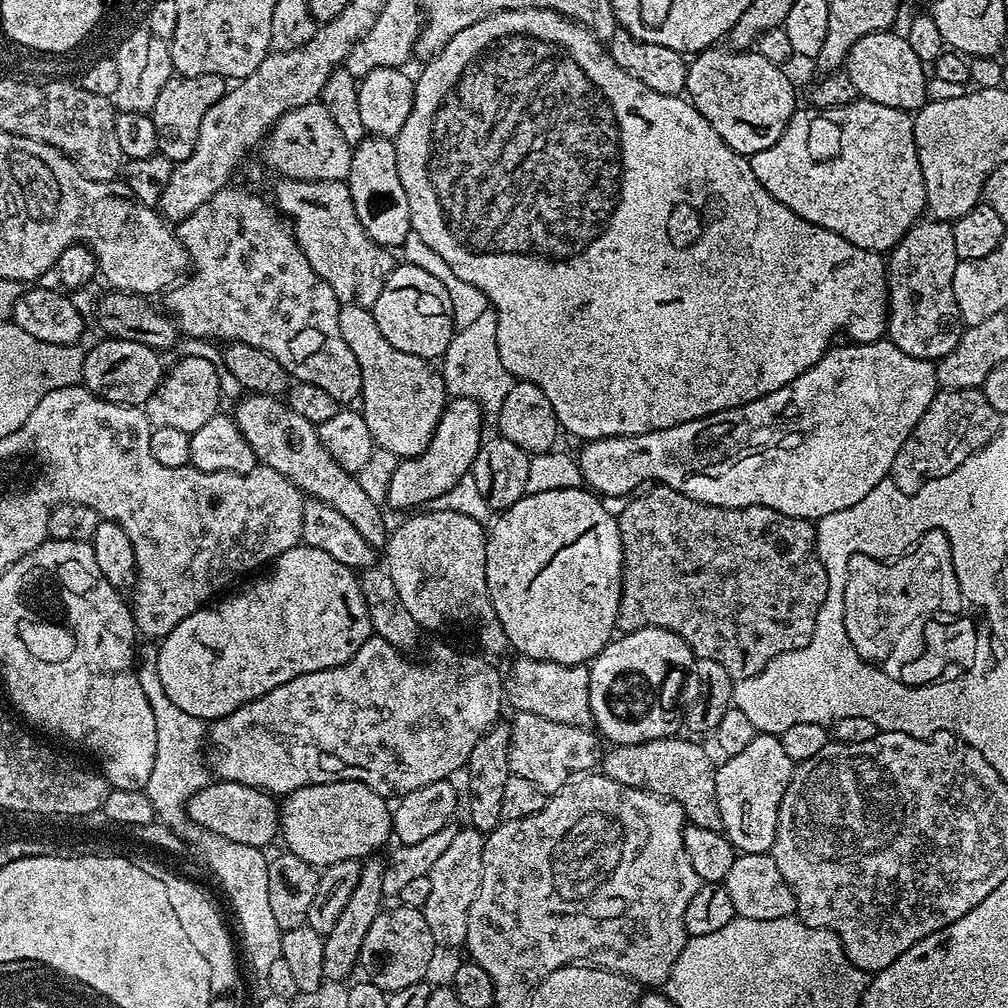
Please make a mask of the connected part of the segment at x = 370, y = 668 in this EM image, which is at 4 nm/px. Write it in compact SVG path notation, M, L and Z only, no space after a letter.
M372 635L372 637L363 644L358 650L358 654L354 654L354 658L347 660L342 666L334 666L333 668L327 668L326 670L318 670L317 672L311 672L310 674L302 674L298 678L290 678L290 682L282 682L282 686L274 686L274 690L270 690L266 695L259 696L257 700L251 700L242 705L238 710L234 710L229 716L222 717L221 720L211 721L210 727L207 729L206 736L210 741L210 752L216 755L216 768L214 764L214 772L221 780L233 780L238 782L242 786L254 786L255 788L263 788L266 792L271 792L273 796L277 798L283 798L288 795L289 792L298 790L302 786L314 786L315 784L329 784L330 782L342 782L343 780L357 780L362 782L366 786L370 786L370 790L374 790L380 796L385 798L399 798L410 794L410 790L418 790L418 786L430 786L430 782L438 782L439 780L446 780L455 777L455 772L465 767L470 758L470 750L474 750L474 746L478 742L478 738L482 738L488 733L489 728L493 724L497 723L501 719L500 707L505 707L506 701L504 699L504 682L502 679L501 669L496 669L491 659L487 655L479 654L475 656L472 652L451 652L448 648L436 648L432 652L432 657L429 658L428 664L420 665L415 664L411 659L411 655L405 654L400 651L399 648L390 646L390 642L386 642L378 635Z

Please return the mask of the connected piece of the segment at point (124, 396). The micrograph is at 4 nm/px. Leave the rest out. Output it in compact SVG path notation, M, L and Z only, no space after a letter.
M104 338L101 344L85 351L83 387L91 390L99 400L143 406L164 379L166 368L165 365L160 365L160 356L161 353L157 349L142 342Z

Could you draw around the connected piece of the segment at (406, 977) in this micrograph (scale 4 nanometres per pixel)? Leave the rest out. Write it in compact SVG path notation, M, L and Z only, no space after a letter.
M395 907L381 911L380 916L374 918L374 926L370 926L370 934L366 934L362 942L359 962L359 967L368 971L367 979L389 994L421 983L432 964L432 951L438 948L421 909Z

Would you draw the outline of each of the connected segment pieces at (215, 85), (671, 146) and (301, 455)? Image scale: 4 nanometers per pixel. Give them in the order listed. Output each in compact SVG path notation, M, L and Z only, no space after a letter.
M173 74L166 86L162 86L159 91L150 113L154 130L158 133L157 153L173 162L190 158L194 142L198 142L198 126L202 126L202 117L205 116L206 110L210 110L210 106L214 106L214 102L223 98L225 91L225 77L218 74Z
M507 8L504 12L496 12L493 16L487 16L474 22L474 26L466 26L466 30L458 30L458 34L454 34L446 42L444 48L441 48L425 64L428 65L421 70L420 77L417 75L414 80L416 89L414 90L410 118L406 118L406 126L402 126L402 130L394 137L398 178L404 180L402 190L406 190L406 202L412 204L412 231L416 232L418 237L422 238L427 246L430 246L431 250L434 250L444 262L453 268L454 274L462 282L469 283L470 286L484 292L489 305L496 313L496 321L498 322L496 341L498 342L498 354L502 358L502 366L506 366L508 373L516 380L528 380L534 386L538 386L542 390L542 394L546 394L546 398L550 398L550 406L554 406L557 425L563 431L565 428L570 435L577 436L580 442L610 438L611 436L641 436L647 432L666 430L670 426L678 426L682 422L690 422L715 412L749 404L790 382L794 382L794 378L798 378L798 374L802 374L807 368L814 366L814 362L821 360L825 352L833 347L835 340L832 339L840 331L844 331L848 335L845 337L849 341L857 344L874 342L887 333L888 269L885 257L881 253L854 246L854 242L846 242L846 238L842 238L830 230L822 230L822 226L814 226L810 222L798 218L798 214L794 214L794 210L790 210L790 206L782 206L782 202L778 202L778 198L774 198L774 194L770 194L770 190L766 190L766 186L762 186L762 182L758 182L758 178L754 178L754 170L749 157L739 156L734 149L726 146L726 142L722 142L722 138L718 138L714 126L710 126L710 122L706 122L706 118L702 118L702 114L691 102L683 95L658 94L658 90L650 90L650 86L646 86L646 82L638 82L638 78L630 75L625 68L619 68L612 55L608 53L607 47L576 21L569 20L566 16L559 16L548 8Z
M251 393L245 395L235 408L233 419L263 467L278 470L278 474L300 489L305 497L334 506L334 510L338 510L338 514L342 514L342 518L346 518L346 522L350 522L350 526L354 526L354 530L358 530L358 534L362 534L362 538L366 538L372 548L380 550L387 545L390 528L384 525L381 505L376 504L362 490L353 473L342 470L342 466L330 458L314 424L299 417L279 397Z

